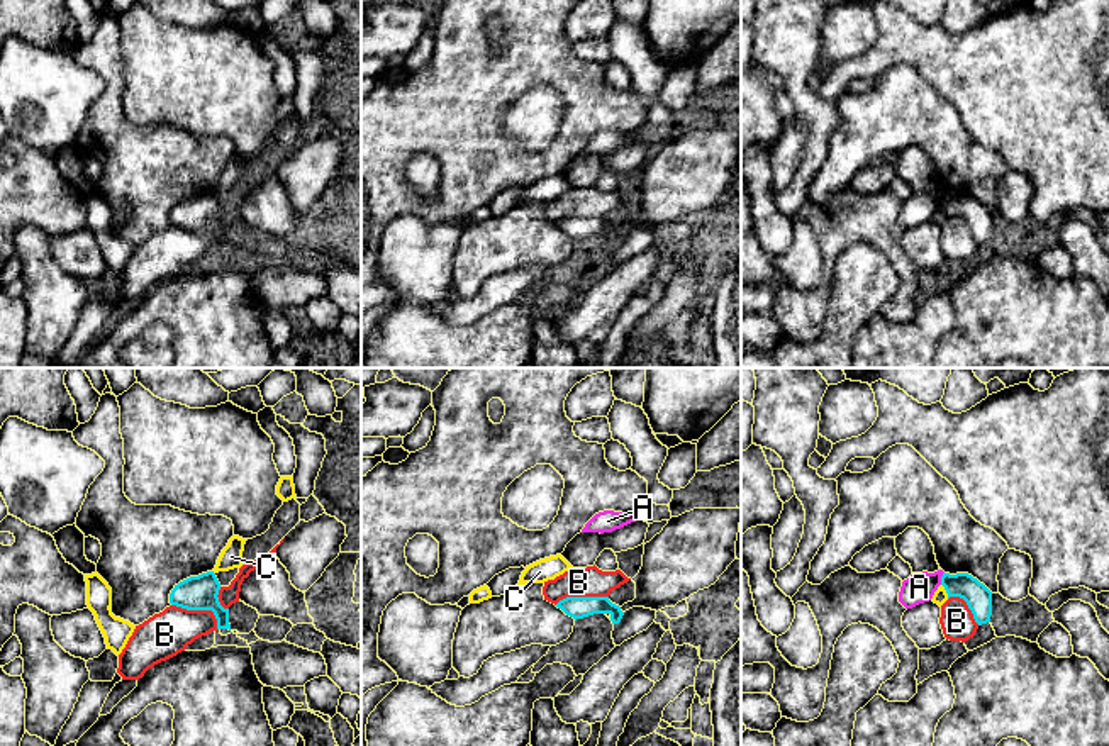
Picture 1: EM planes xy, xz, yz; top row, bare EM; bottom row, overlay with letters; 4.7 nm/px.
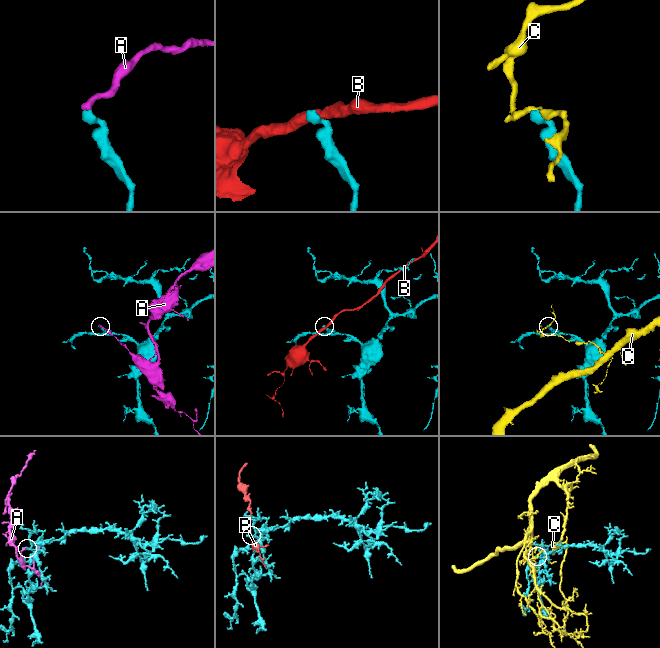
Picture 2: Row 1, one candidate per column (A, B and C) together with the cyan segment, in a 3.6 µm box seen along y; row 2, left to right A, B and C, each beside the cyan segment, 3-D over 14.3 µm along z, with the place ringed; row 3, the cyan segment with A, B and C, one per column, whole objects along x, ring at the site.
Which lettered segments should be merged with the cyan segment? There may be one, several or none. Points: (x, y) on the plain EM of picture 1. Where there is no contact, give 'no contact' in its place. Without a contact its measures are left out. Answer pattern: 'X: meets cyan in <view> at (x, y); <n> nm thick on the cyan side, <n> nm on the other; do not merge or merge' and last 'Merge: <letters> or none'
A: meets cyan in yz at (941, 199); 130 nm thick on the cyan side, 140 nm on the other; do not merge
B: meets cyan in xy at (200, 229); 160 nm thick on the cyan side, 220 nm on the other; do not merge
C: meets cyan in yz at (945, 209); 130 nm thick on the cyan side, 70 nm on the other; do not merge
Merge: none

